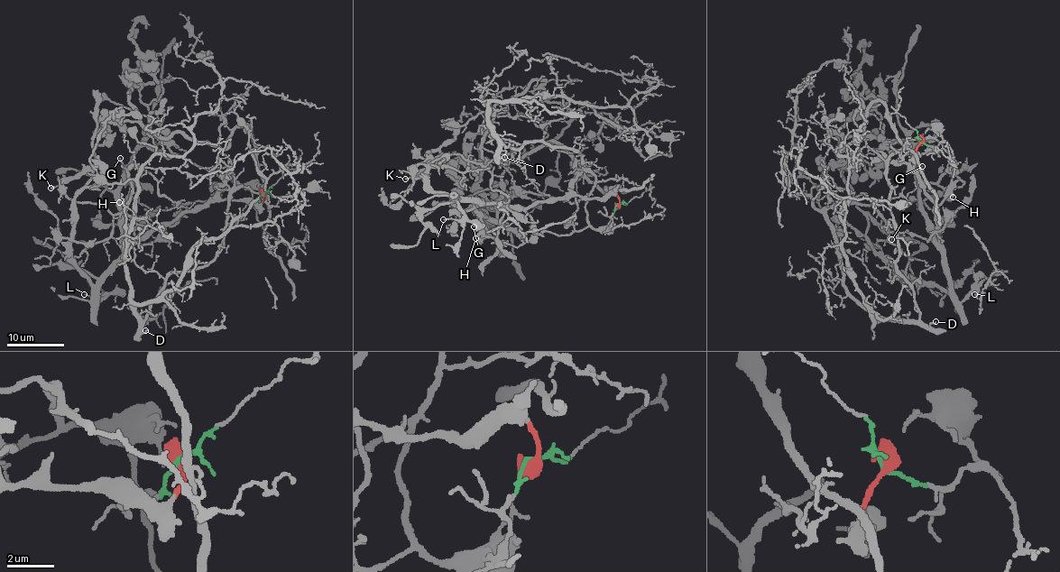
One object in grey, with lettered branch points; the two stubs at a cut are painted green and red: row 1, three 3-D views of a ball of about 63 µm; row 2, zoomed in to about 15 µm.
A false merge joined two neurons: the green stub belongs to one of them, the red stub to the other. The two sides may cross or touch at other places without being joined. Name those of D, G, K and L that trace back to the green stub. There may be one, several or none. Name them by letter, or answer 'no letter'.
D

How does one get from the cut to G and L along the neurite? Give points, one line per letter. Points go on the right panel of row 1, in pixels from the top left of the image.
G: (920, 141), (916, 173), (935, 205), (937, 243), (933, 224), (920, 200), (918, 174), (923, 165)
L: (920, 141), (914, 170), (923, 191), (935, 205), (941, 263), (954, 296), (959, 301), (974, 290), (974, 295)

